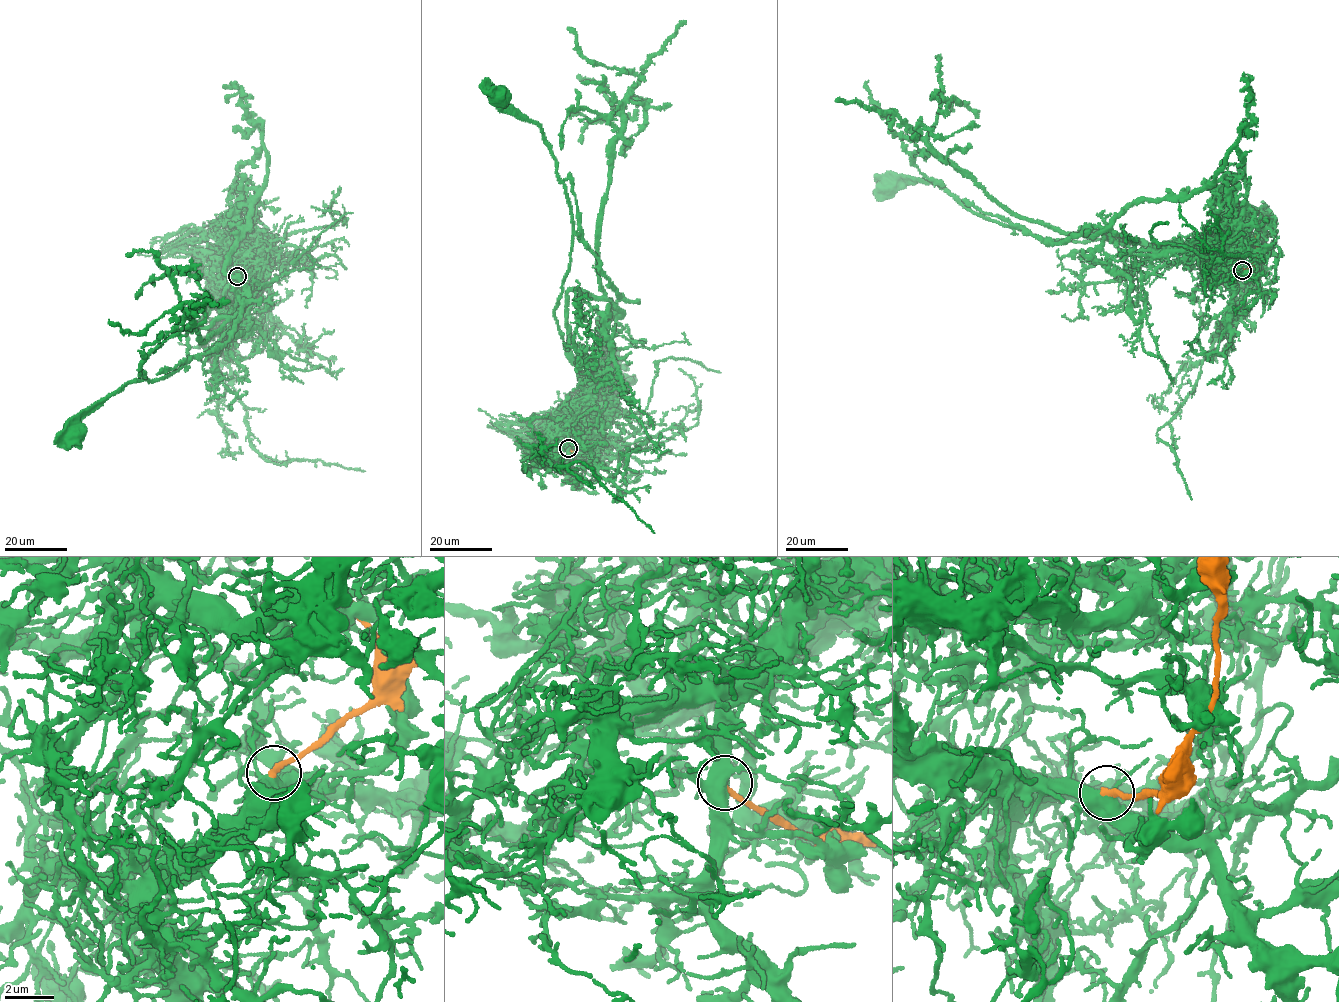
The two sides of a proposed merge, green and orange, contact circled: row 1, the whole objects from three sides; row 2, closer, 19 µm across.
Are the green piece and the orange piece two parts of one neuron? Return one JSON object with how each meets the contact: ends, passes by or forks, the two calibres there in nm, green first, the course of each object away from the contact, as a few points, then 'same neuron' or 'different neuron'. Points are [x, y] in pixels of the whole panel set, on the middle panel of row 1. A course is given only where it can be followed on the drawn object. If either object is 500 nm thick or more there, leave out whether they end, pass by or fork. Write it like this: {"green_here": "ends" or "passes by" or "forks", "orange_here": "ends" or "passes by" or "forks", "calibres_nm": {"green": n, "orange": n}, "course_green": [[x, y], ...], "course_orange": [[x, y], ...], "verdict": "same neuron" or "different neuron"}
{"calibres_nm": {"green": 500, "orange": 240}, "course_green": [[568, 448], [585, 404], [555, 316], [569, 267], [568, 198], [539, 125], [501, 110], [500, 96]], "course_orange": [[568, 448], [580, 456], [576, 452], [581, 442]], "verdict": "different neuron"}

